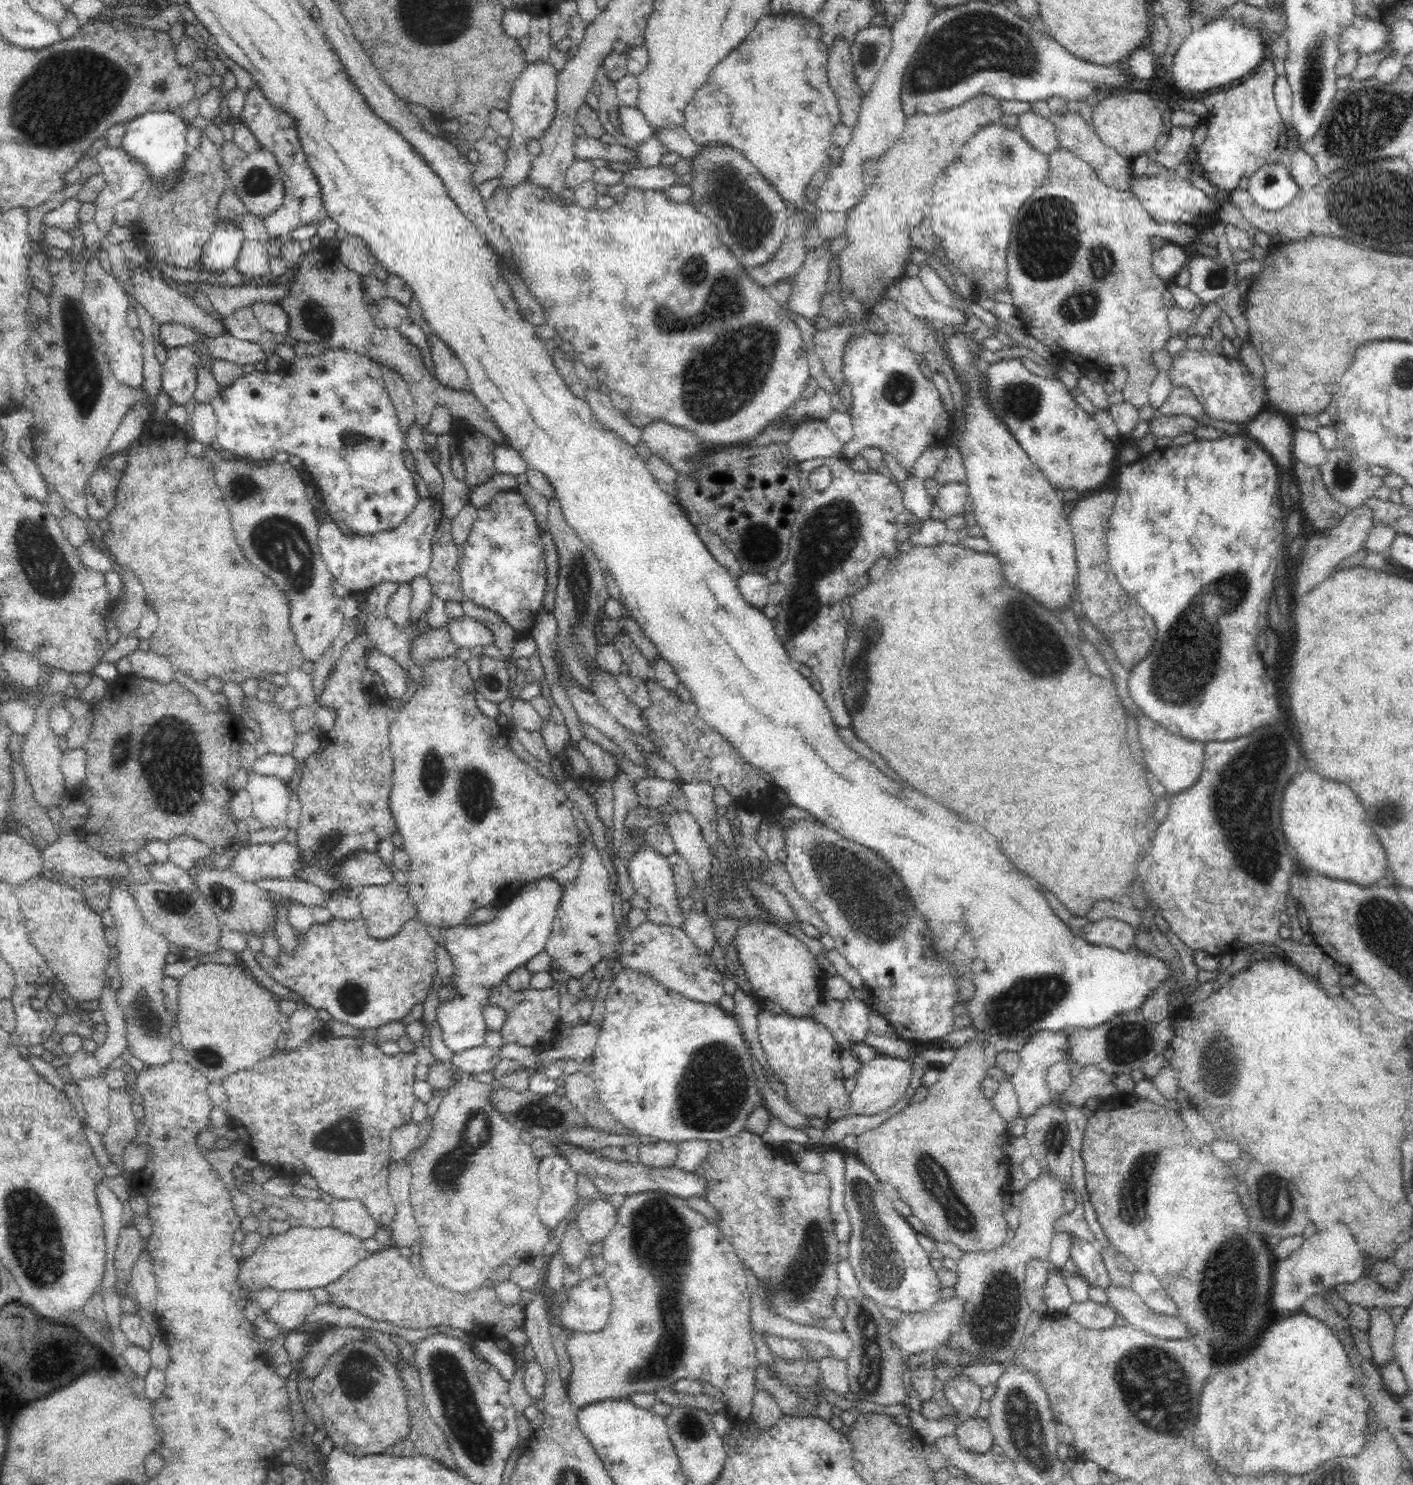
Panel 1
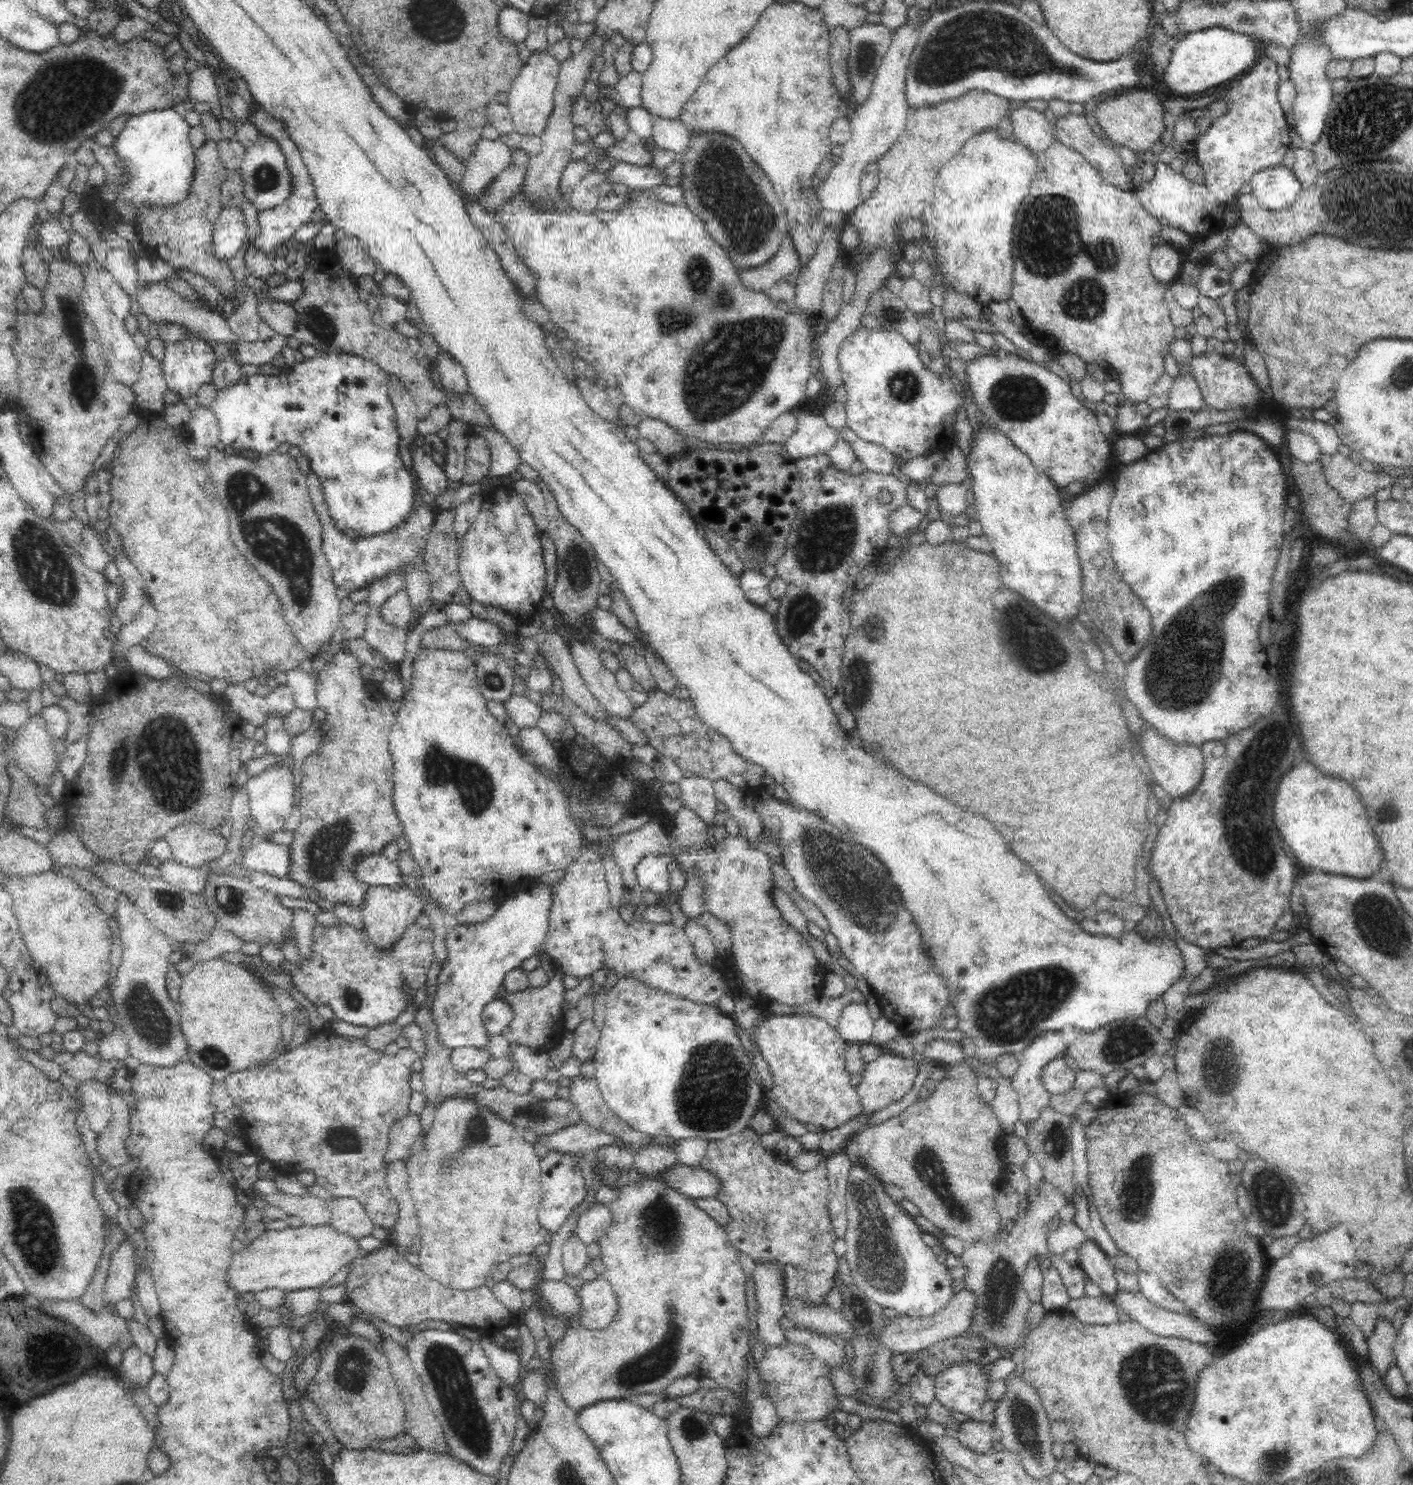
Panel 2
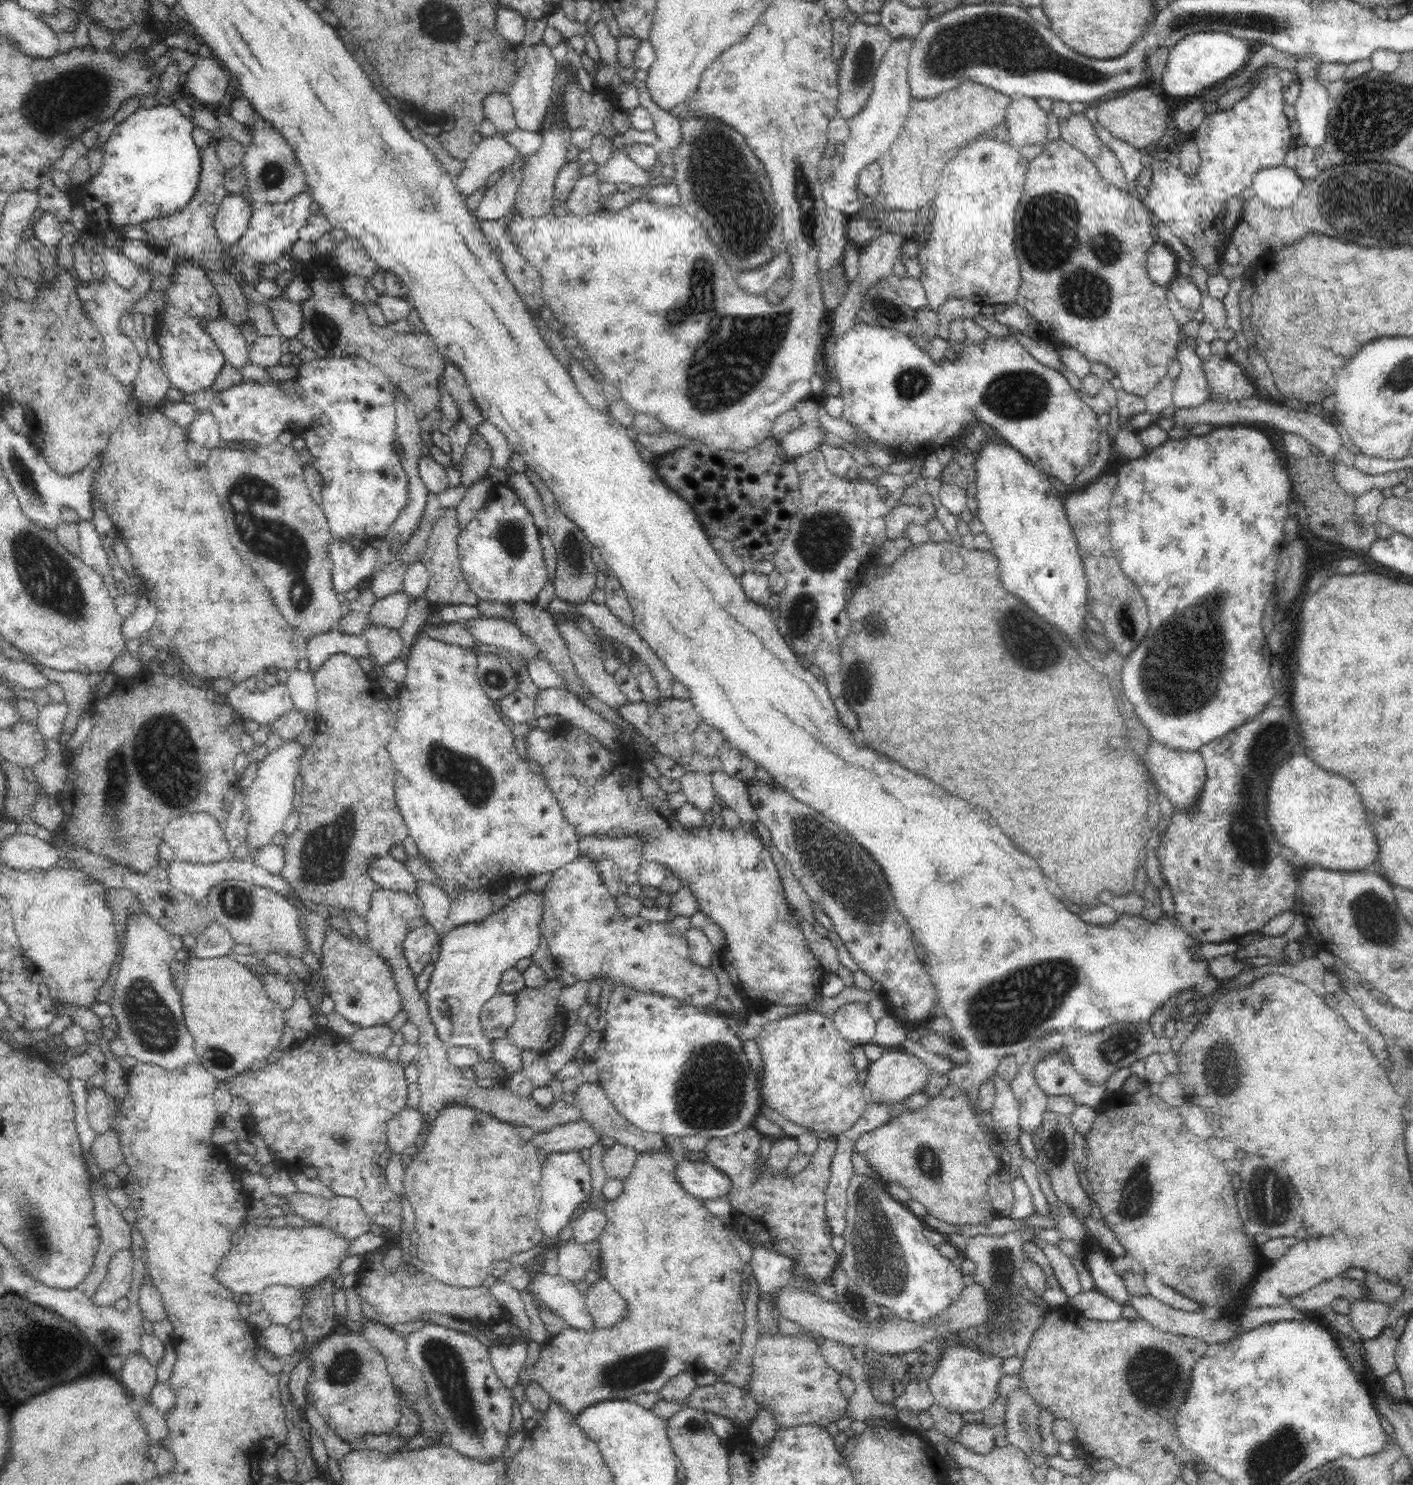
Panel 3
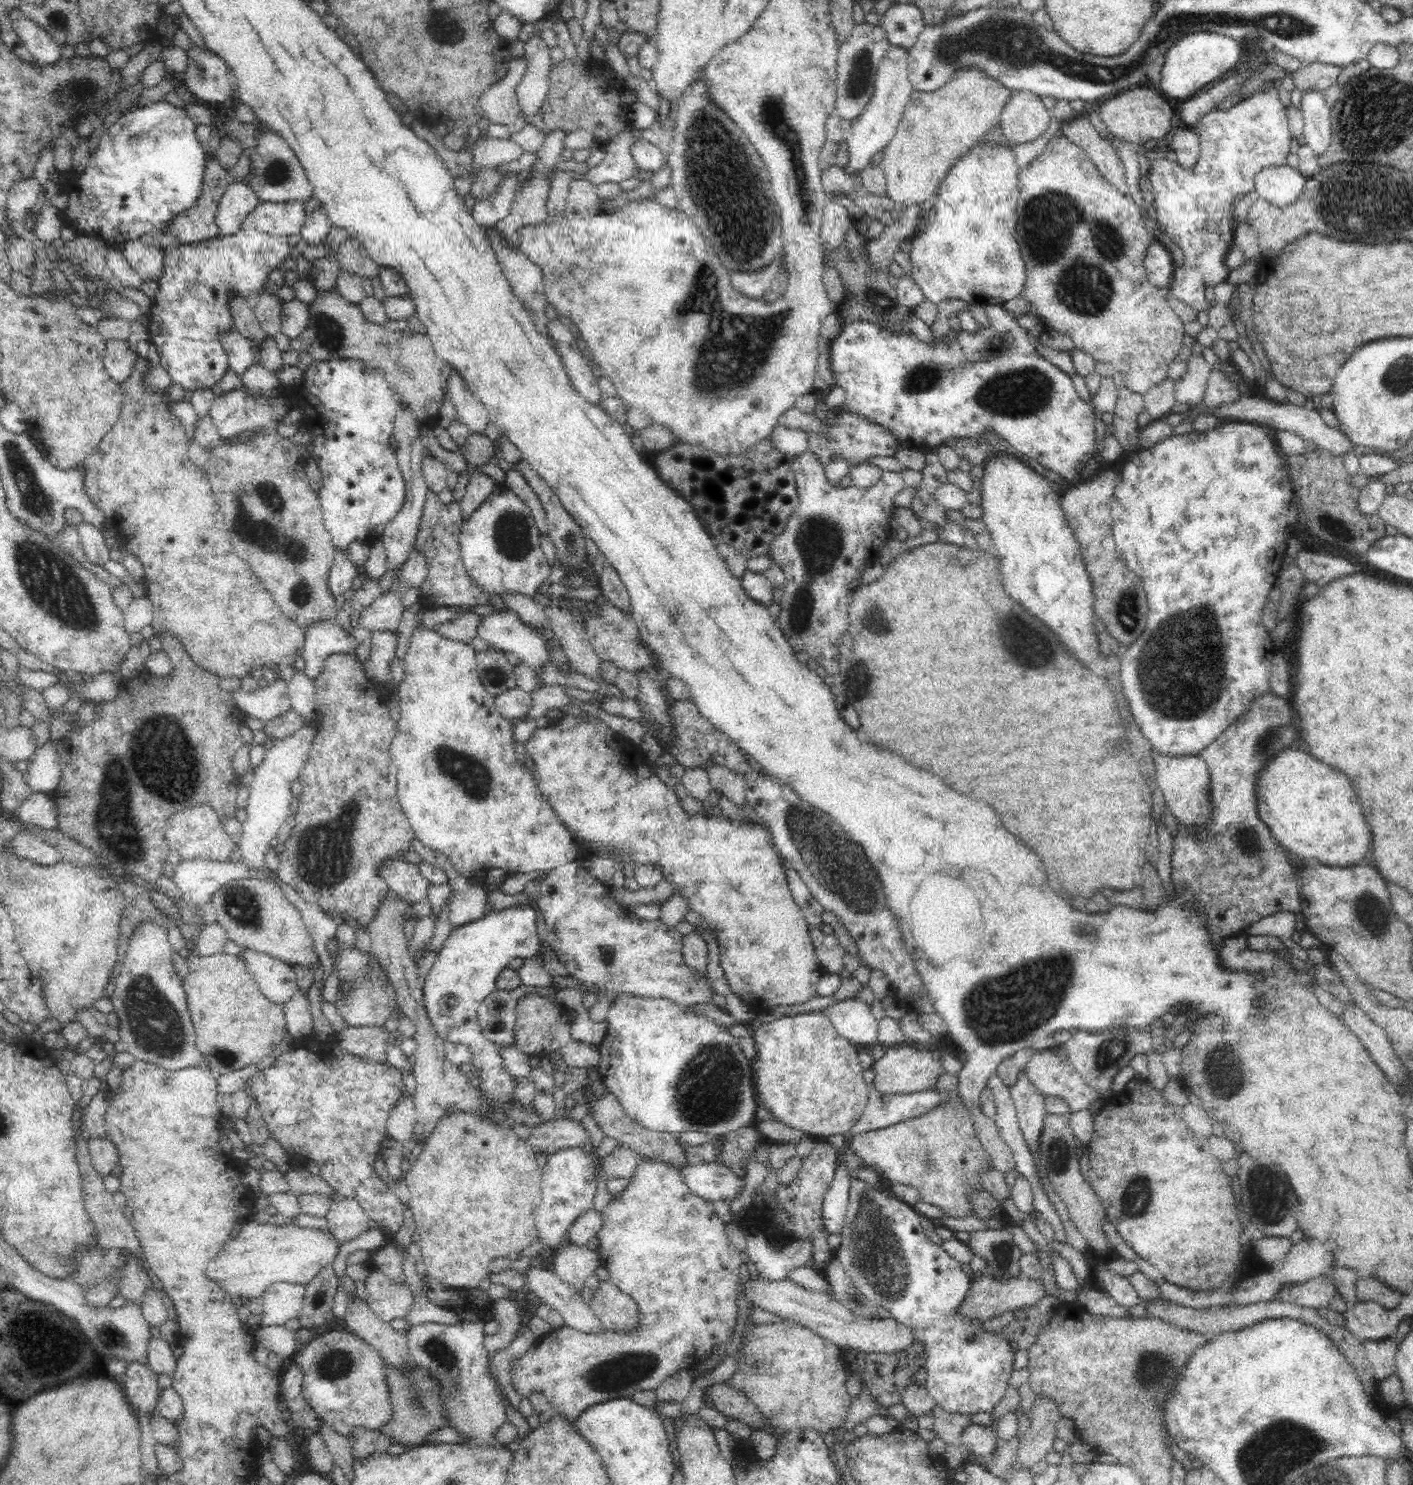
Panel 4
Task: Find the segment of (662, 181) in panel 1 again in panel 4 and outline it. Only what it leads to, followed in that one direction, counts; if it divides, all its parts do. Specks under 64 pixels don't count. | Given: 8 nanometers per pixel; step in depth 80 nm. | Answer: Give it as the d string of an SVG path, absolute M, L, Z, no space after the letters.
M627 126L608 143L606 158L600 161L598 166L590 168L586 175L576 173L575 180L587 178L596 185L607 182L618 185L619 182L625 180L642 179L630 148L636 140L644 140L644 138L648 140L648 134L644 134L644 129Z

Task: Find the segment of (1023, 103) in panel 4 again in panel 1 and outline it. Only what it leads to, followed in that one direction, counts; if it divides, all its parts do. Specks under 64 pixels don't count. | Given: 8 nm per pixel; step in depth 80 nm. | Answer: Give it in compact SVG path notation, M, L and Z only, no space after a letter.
M1030 110L1021 114L1017 126L1024 138L1046 155L1056 151L1060 146L1054 125L1044 111Z

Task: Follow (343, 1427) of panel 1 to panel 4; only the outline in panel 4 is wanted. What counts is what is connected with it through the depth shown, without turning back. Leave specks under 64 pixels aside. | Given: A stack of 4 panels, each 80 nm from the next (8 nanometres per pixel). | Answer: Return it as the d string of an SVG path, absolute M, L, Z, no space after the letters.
M327 1330L305 1343L291 1357L292 1364L301 1366L304 1373L302 1393L306 1402L317 1416L338 1434L349 1437L355 1428L369 1431L380 1430L393 1415L388 1389L387 1367L385 1360L371 1344L353 1333Z

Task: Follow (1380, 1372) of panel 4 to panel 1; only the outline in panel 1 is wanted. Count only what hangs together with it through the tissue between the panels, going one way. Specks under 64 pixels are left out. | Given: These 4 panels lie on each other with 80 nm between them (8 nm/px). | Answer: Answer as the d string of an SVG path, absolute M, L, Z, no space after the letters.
M1372 1308L1369 1310L1370 1324L1368 1336L1373 1352L1372 1364L1384 1364L1395 1360L1393 1340L1395 1325L1389 1310Z

